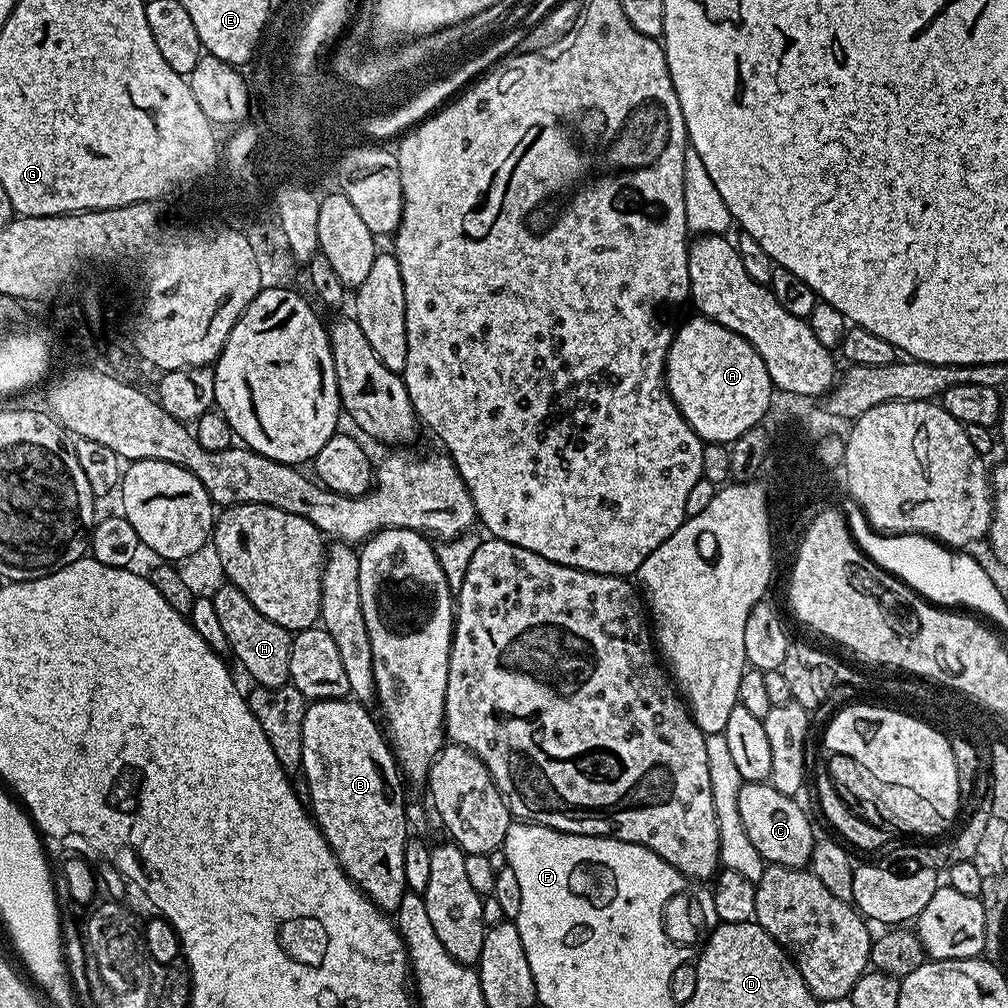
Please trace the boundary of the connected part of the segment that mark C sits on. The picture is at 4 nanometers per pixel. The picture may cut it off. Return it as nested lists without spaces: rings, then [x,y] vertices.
[[[744,783],[740,787],[738,794],[738,814],[742,814],[742,826],[754,842],[754,850],[768,864],[781,864],[787,868],[804,868],[811,861],[812,850],[814,847],[814,835],[812,836],[812,824],[808,821],[808,816],[804,813],[804,808],[800,805],[799,799],[782,794],[774,790],[770,783]]]

